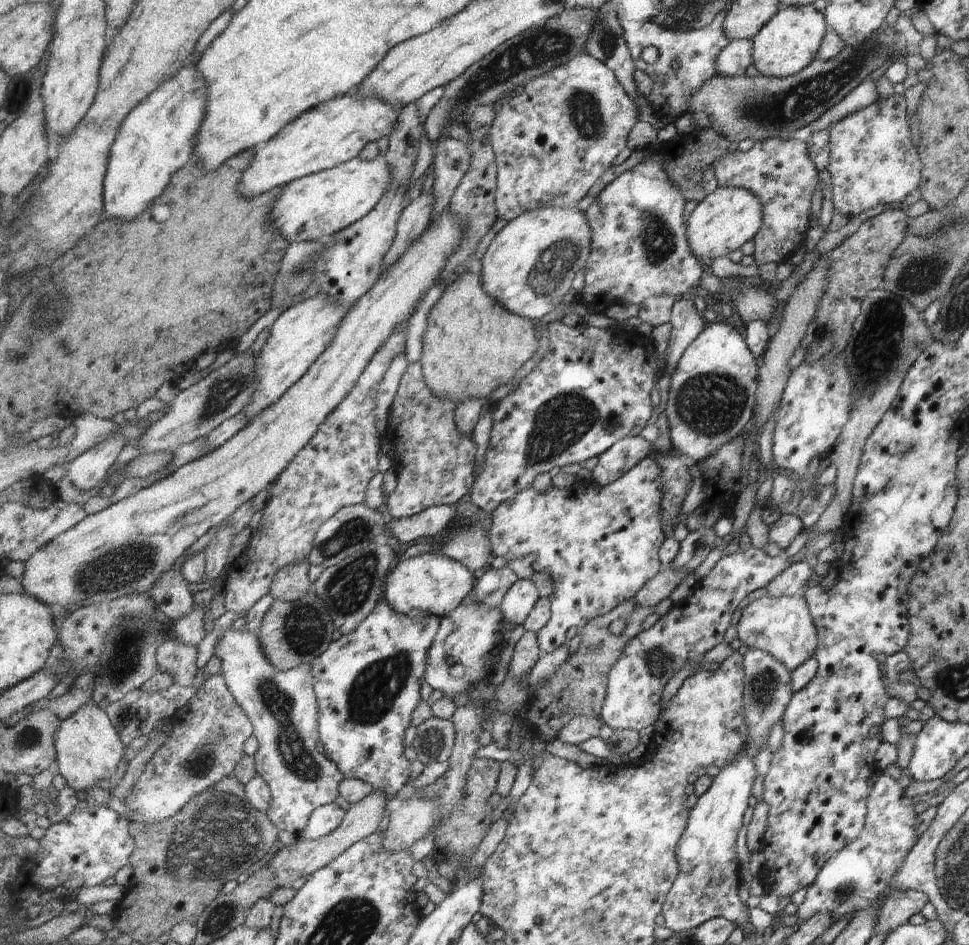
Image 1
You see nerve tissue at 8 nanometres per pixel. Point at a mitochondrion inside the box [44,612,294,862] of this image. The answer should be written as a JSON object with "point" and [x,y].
{"point":[126,659]}

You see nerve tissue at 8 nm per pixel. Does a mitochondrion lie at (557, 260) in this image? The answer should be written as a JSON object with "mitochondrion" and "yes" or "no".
{"mitochondrion":"yes"}

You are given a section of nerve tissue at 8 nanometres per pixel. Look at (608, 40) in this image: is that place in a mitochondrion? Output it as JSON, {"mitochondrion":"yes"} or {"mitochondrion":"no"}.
{"mitochondrion":"yes"}

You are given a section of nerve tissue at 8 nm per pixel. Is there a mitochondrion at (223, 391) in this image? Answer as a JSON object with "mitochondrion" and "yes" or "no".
{"mitochondrion":"yes"}

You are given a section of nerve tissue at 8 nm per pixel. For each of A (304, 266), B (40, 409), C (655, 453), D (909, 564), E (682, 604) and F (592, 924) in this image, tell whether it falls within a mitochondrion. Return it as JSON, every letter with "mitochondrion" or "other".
{"A":"mitochondrion","B":"other","C":"other","D":"other","E":"other","F":"mitochondrion"}

